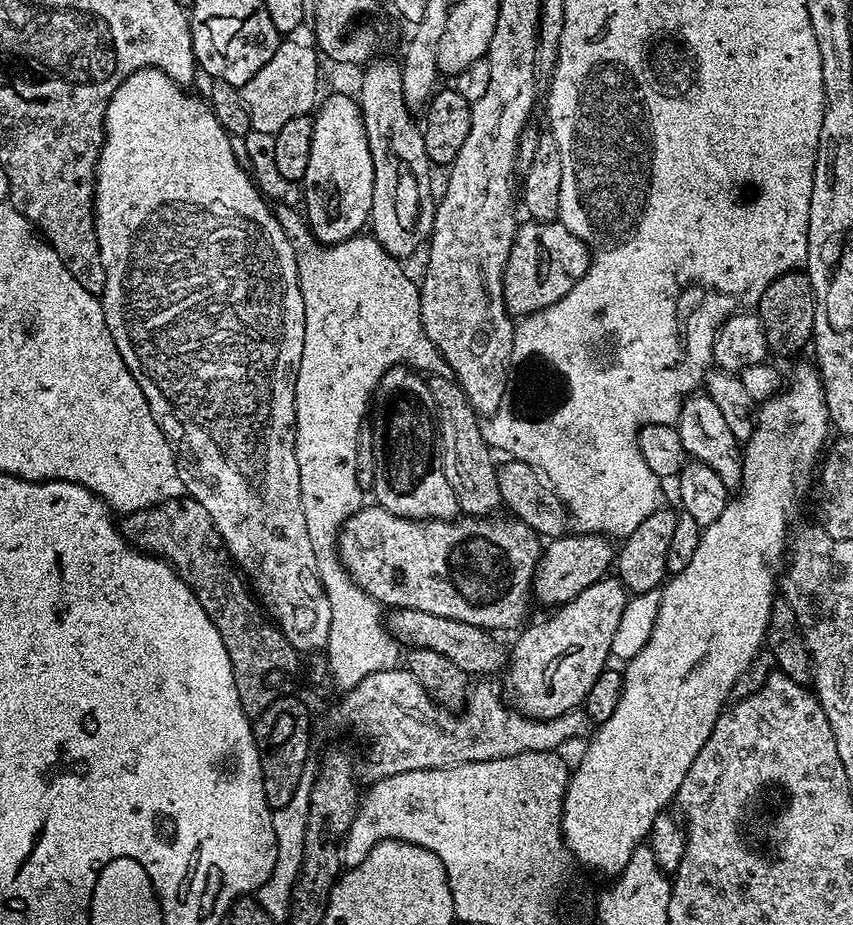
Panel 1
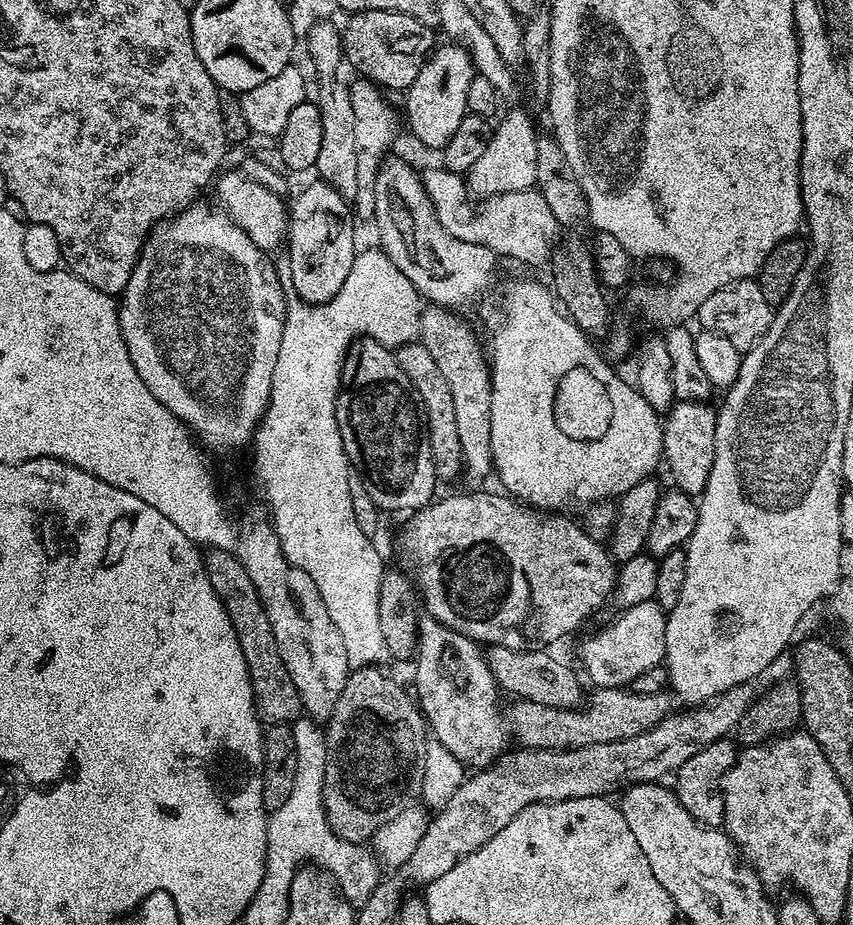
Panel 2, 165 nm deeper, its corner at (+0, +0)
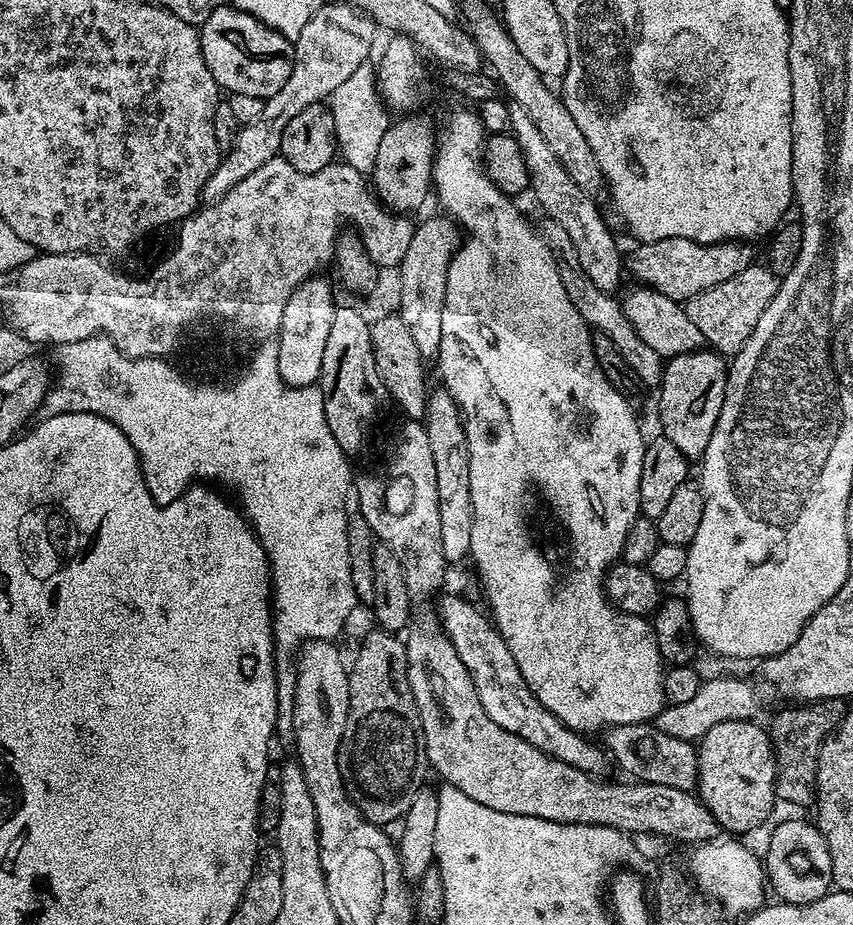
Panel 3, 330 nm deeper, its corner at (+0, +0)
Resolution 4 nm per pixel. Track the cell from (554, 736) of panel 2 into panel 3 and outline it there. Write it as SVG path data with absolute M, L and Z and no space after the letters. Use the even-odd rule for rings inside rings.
M716 676L713 680L710 678L705 679L701 688L698 690L697 694L694 695L694 698L689 699L689 701L685 703L681 703L678 705L667 705L665 706L660 713L657 714L656 719L654 721L654 727L658 730L662 730L662 734L671 734L673 738L682 738L683 740L690 740L693 742L698 742L702 739L702 737L709 732L709 730L713 726L718 726L718 722L730 722L731 720L751 720L755 721L757 719L756 715L759 714L764 708L764 692L759 688L758 685L755 684L752 680L739 680L736 676Z

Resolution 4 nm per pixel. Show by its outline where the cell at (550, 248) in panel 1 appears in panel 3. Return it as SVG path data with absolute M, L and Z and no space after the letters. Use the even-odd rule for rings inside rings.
M662 238L635 246L637 248L626 256L627 271L636 279L633 281L681 302L694 298L694 294L702 294L702 290L710 290L710 286L718 286L718 282L726 282L726 278L734 278L734 274L742 274L742 270L749 268L757 259L752 249L755 247L742 240L699 244L690 238Z

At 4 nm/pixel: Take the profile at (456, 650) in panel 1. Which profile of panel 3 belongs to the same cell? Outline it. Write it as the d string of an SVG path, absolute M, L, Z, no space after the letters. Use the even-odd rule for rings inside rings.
M651 723L623 724L607 729L603 733L602 744L610 753L611 759L625 772L625 777L642 784L674 786L674 790L692 792L697 787L698 748L693 741L673 738L671 734L662 734Z

